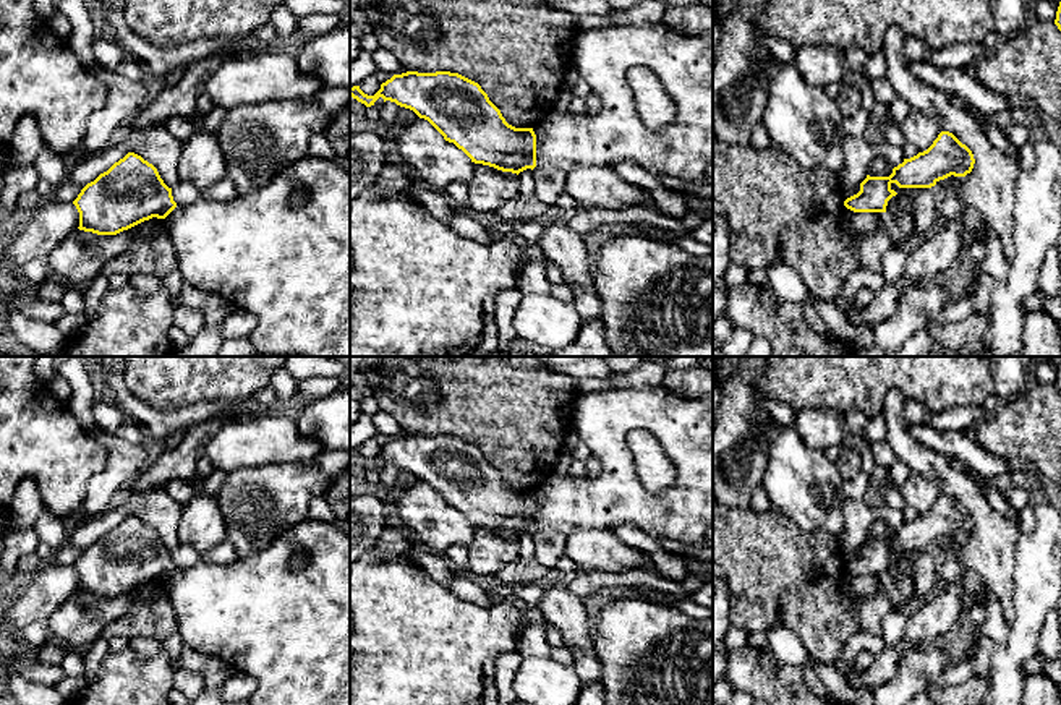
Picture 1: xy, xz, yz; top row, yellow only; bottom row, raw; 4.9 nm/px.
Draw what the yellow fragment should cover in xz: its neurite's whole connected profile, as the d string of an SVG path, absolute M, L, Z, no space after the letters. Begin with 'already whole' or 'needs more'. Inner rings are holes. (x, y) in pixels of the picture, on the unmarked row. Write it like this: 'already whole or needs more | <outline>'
already whole | M407 434L394 438L382 446L374 459L364 457L360 449L350 451L350 459L366 470L374 468L374 465L382 460L384 465L390 464L413 473L420 481L428 483L445 504L462 512L475 527L517 538L536 530L536 498L533 491L515 491L509 488L481 449L458 436Z

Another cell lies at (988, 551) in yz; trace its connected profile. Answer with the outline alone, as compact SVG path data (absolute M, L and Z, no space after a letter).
M889 389L881 408L886 441L896 459L907 464L912 473L933 480L943 494L952 496L972 514L974 532L965 540L959 540L954 559L964 570L977 572L982 583L998 596L1009 626L1014 621L1014 548L1021 535L1017 523L996 514L982 488L969 475L956 470L948 455L931 451L910 436L904 407L904 394L899 389Z

